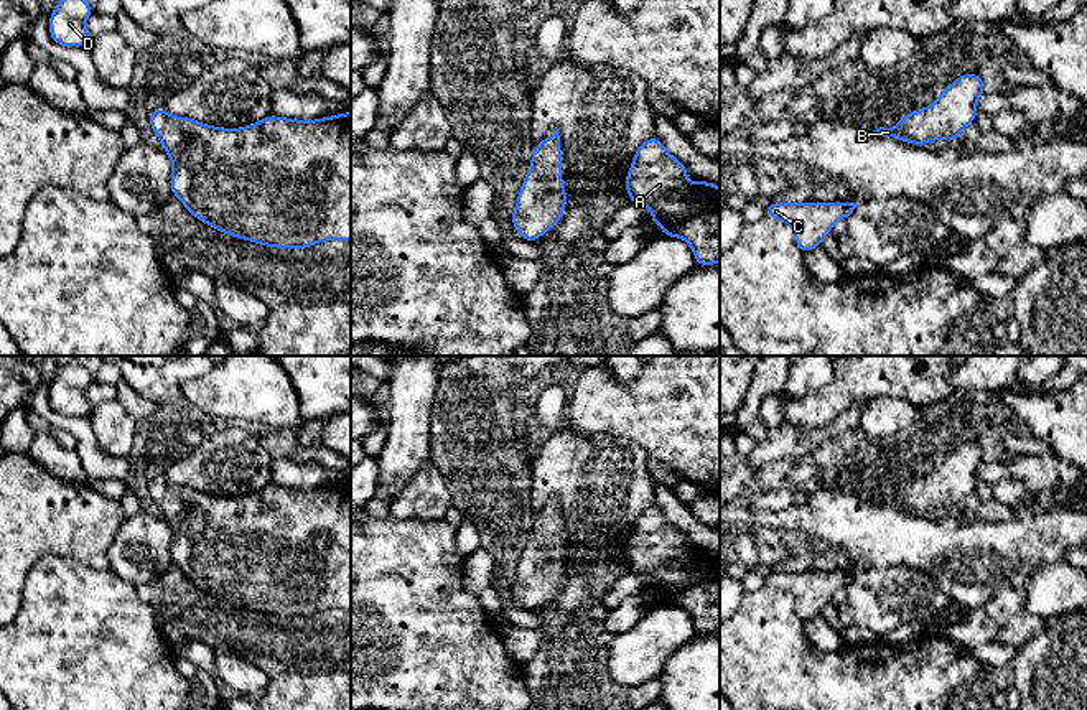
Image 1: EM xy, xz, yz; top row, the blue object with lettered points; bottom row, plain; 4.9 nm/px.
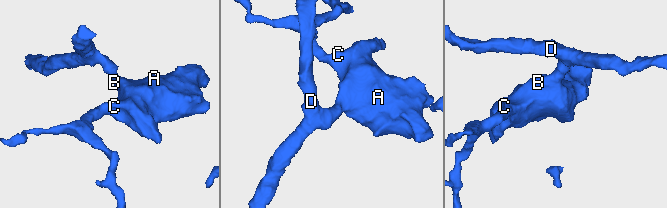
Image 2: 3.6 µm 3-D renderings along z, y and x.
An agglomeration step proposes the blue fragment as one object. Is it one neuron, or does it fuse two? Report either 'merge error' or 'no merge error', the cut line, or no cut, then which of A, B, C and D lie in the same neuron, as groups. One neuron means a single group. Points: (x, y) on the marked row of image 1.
no merge error; cut none; groups A B C D

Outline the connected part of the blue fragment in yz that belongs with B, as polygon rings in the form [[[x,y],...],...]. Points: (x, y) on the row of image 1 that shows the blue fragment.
[[[975,71],[962,74],[929,107],[909,112],[893,128],[879,127],[873,133],[921,147],[940,138],[957,143],[959,133],[975,122],[977,100],[987,91]]]

